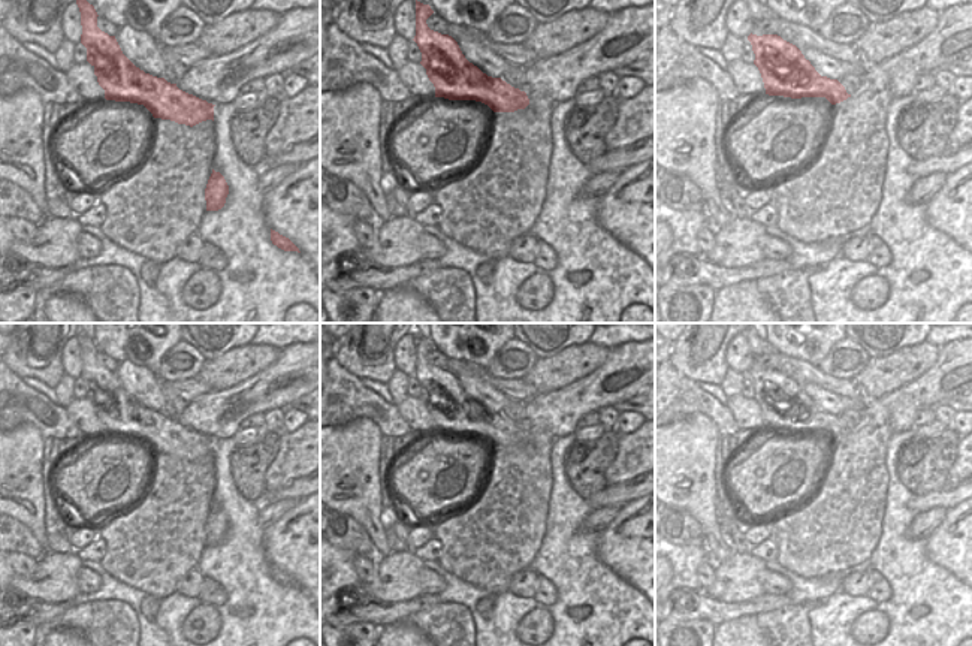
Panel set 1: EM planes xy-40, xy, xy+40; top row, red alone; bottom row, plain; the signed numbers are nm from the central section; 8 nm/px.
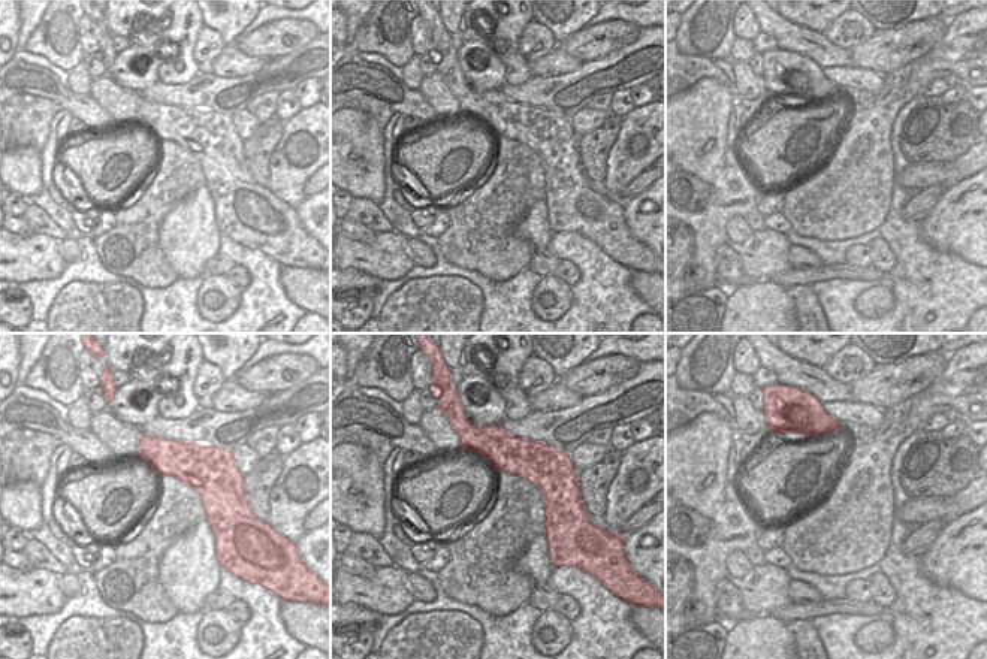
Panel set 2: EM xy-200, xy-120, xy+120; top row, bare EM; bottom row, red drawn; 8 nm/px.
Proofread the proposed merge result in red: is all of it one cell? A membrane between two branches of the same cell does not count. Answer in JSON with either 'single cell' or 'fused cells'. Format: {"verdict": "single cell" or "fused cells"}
{"verdict": "single cell"}

